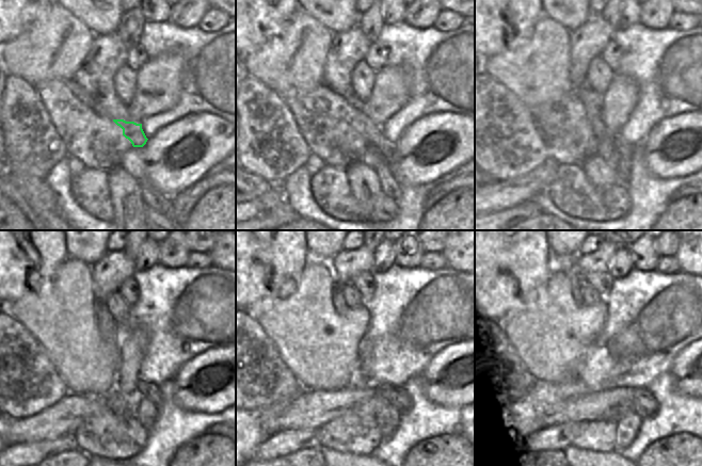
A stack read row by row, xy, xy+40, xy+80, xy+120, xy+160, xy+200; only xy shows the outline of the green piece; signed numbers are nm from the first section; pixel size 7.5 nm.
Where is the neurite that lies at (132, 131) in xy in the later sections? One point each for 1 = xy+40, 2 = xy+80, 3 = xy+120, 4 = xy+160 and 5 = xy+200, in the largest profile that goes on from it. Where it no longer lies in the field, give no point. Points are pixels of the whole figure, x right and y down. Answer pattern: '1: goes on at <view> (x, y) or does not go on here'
1: goes on at xy+40 (369, 130)
2: goes on at xy+80 (593, 100)
3: goes on at xy+120 (108, 327)
4: goes on at xy+160 (396, 396)
5: goes on at xy+200 (644, 405)

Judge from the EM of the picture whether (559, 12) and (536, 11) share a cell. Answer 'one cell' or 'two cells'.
two cells

